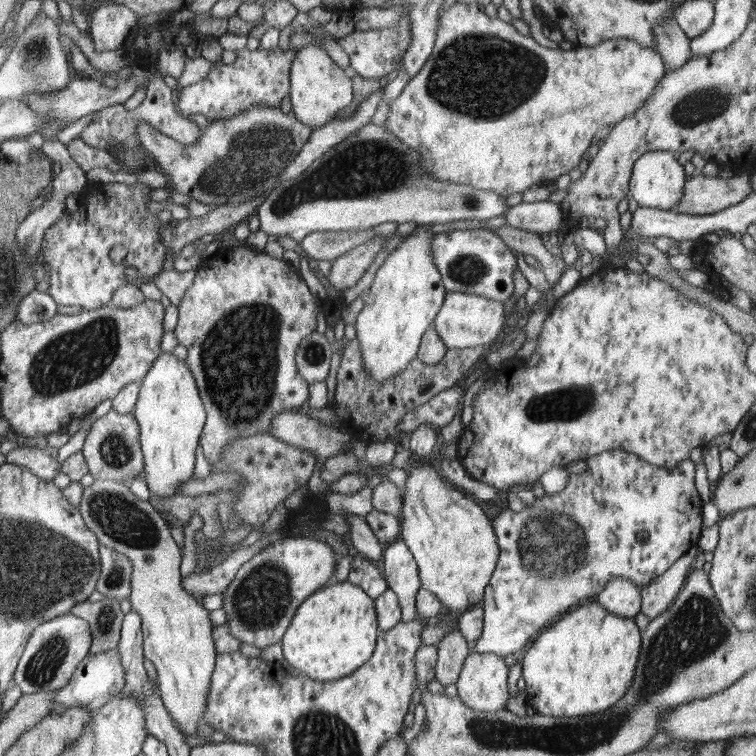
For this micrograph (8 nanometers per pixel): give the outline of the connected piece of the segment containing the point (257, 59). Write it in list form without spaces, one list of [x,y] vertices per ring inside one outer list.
[[[245,47],[235,53],[236,60],[232,64],[217,61],[204,80],[178,89],[176,104],[182,117],[201,115],[210,121],[231,120],[248,113],[255,105],[270,109],[281,106],[291,91],[291,70],[299,49],[249,50]]]

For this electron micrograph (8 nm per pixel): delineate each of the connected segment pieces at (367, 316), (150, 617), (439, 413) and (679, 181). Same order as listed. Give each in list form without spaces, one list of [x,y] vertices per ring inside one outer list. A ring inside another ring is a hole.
[[[418,225],[417,228],[404,237],[404,240],[386,257],[384,263],[374,276],[374,281],[365,297],[364,307],[356,320],[356,337],[360,344],[360,352],[364,358],[364,366],[368,370],[368,376],[375,386],[394,378],[398,372],[405,370],[406,366],[417,357],[421,346],[422,337],[426,330],[434,327],[433,323],[441,306],[448,296],[445,283],[442,282],[442,274],[438,272],[438,266],[432,258],[432,237],[434,237],[429,225]]]
[[[96,480],[89,487],[83,488],[81,502],[78,506],[89,530],[94,530],[101,544],[116,553],[120,552],[123,556],[128,556],[132,562],[131,596],[128,600],[132,603],[132,610],[140,614],[142,621],[143,656],[154,664],[162,702],[171,718],[178,722],[180,732],[196,738],[200,726],[204,723],[204,712],[208,706],[206,698],[208,698],[210,682],[217,663],[217,645],[216,642],[212,642],[212,626],[210,626],[208,610],[202,608],[180,586],[182,556],[180,556],[178,544],[172,540],[170,530],[166,528],[166,522],[152,508],[152,504],[134,496],[128,485],[116,484],[116,481]]]
[[[460,383],[439,392],[426,404],[408,412],[402,418],[402,422],[398,424],[398,429],[400,432],[412,433],[422,424],[434,424],[437,428],[443,428],[452,422],[457,412],[461,411],[462,414],[465,394],[466,392],[463,391]]]
[[[654,150],[642,154],[634,163],[629,183],[629,196],[634,198],[640,207],[658,208],[672,211],[682,200],[688,176],[685,167],[680,165],[676,155],[668,150]]]

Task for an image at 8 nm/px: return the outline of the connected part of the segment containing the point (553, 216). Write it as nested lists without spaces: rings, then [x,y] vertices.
[[[550,200],[532,203],[522,201],[506,209],[503,216],[510,227],[541,234],[559,230],[562,221],[560,204]]]

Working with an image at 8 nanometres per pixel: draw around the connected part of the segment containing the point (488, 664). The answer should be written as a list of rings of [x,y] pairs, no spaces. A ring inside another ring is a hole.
[[[470,654],[464,662],[456,688],[458,697],[472,710],[496,712],[508,700],[508,666],[496,654]]]

